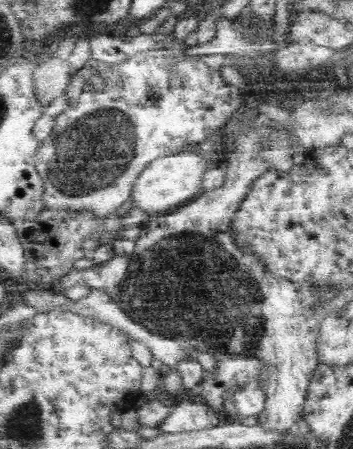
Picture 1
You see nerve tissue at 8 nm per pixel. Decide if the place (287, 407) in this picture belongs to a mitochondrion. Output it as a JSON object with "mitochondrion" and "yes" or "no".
{"mitochondrion":"no"}

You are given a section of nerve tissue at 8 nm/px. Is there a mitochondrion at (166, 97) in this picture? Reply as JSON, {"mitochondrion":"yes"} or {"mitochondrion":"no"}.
{"mitochondrion":"no"}

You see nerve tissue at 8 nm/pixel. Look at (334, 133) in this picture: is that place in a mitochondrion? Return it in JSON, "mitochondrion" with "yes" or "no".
{"mitochondrion":"no"}

